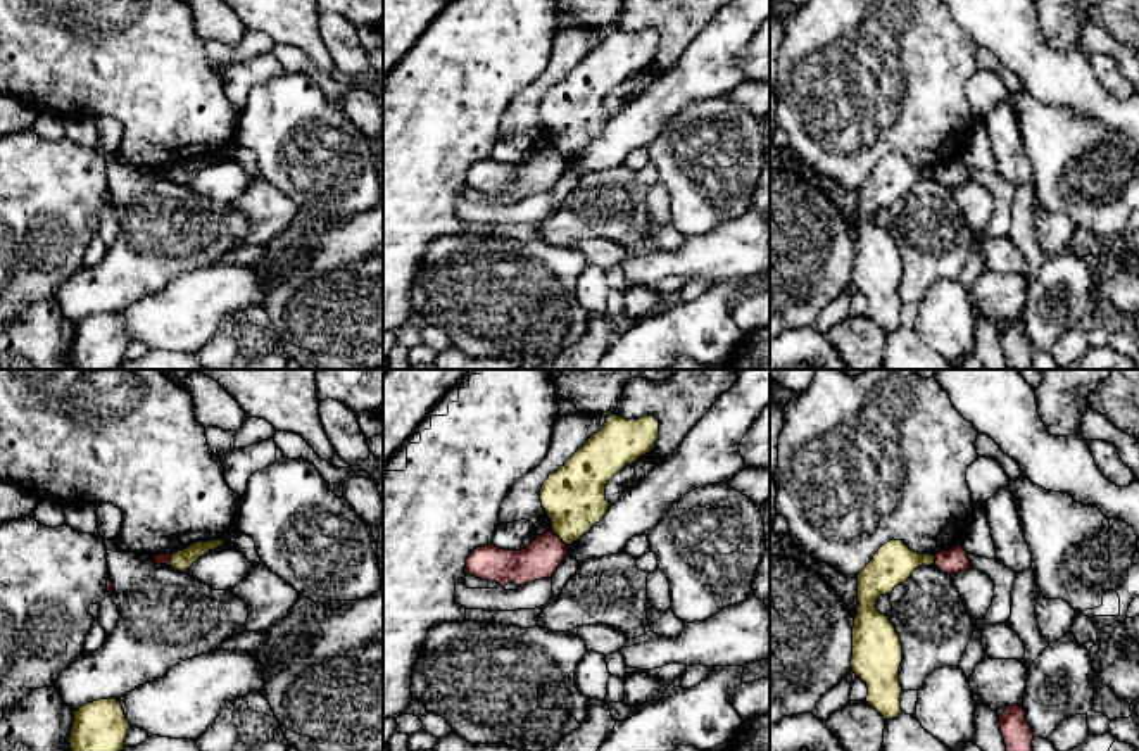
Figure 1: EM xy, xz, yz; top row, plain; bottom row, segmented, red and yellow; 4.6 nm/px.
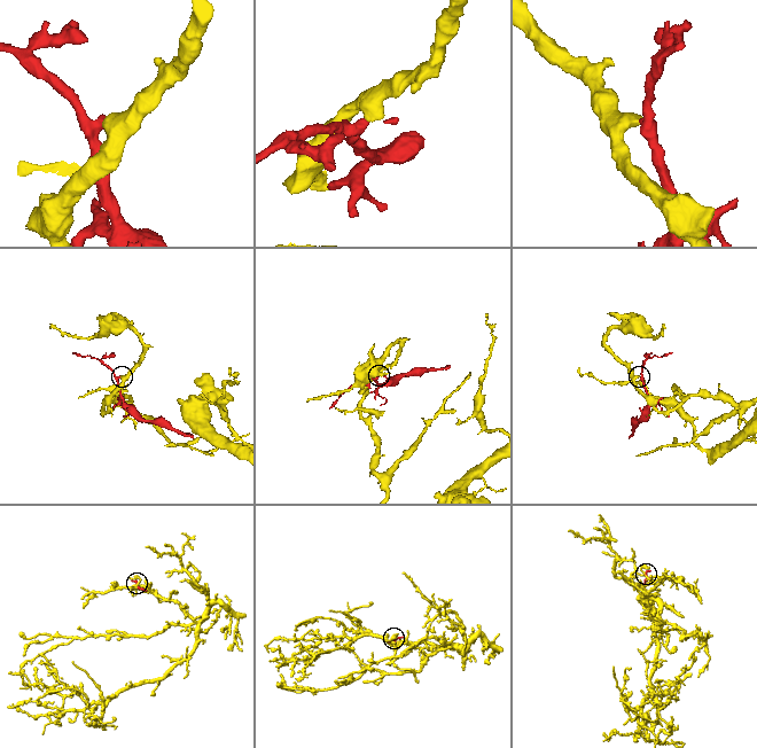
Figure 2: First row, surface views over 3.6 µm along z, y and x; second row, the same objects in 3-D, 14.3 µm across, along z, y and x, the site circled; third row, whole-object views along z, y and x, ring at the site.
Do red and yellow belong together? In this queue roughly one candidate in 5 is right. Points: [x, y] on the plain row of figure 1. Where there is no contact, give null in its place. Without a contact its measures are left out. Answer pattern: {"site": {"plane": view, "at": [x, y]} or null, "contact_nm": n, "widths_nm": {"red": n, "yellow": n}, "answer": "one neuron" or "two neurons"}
{"site": {"plane": "xz", "at": [560, 152]}, "contact_nm": 100, "widths_nm": {"red": 170, "yellow": 300}, "answer": "two neurons"}

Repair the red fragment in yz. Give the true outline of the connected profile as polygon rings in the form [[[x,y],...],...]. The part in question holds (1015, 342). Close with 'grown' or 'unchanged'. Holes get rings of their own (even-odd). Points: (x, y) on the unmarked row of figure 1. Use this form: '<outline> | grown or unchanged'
[[[1020,318],[1008,319],[999,337],[1008,369],[1034,369],[1034,347]]] | unchanged

